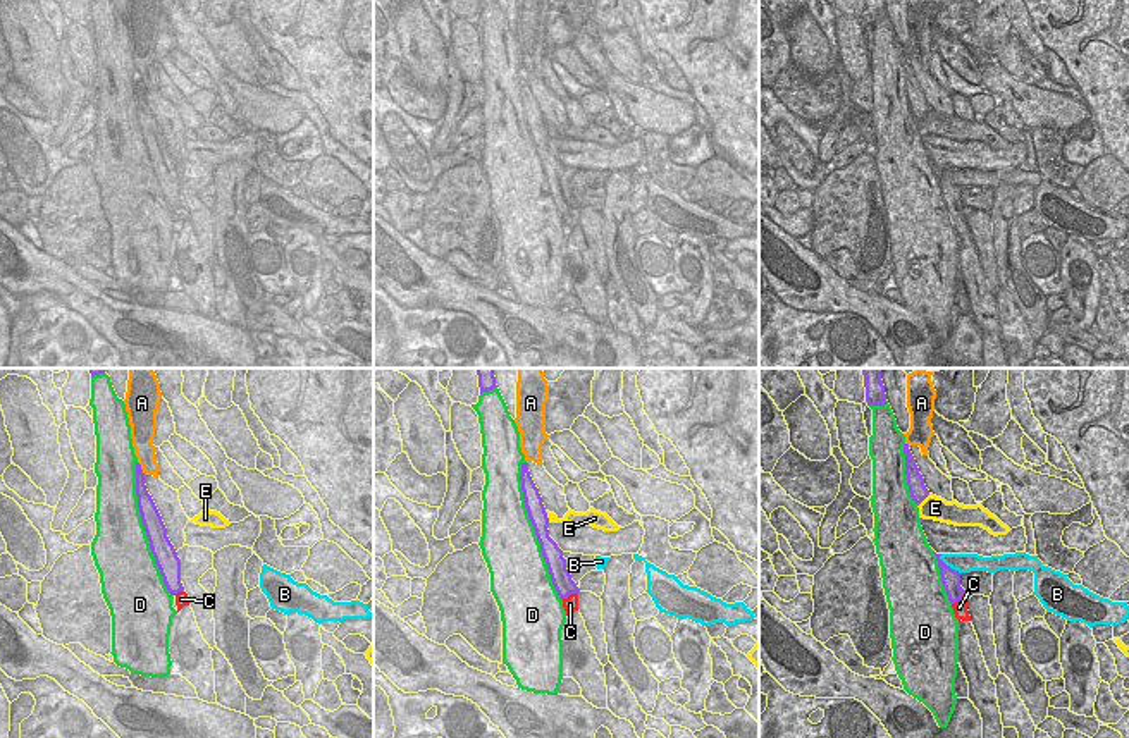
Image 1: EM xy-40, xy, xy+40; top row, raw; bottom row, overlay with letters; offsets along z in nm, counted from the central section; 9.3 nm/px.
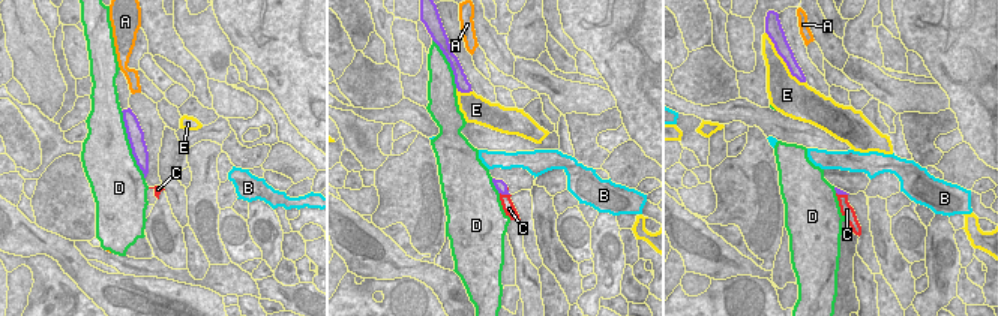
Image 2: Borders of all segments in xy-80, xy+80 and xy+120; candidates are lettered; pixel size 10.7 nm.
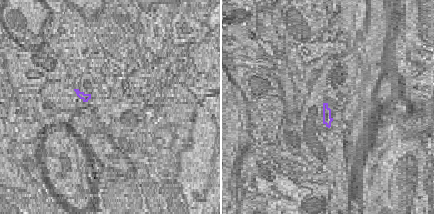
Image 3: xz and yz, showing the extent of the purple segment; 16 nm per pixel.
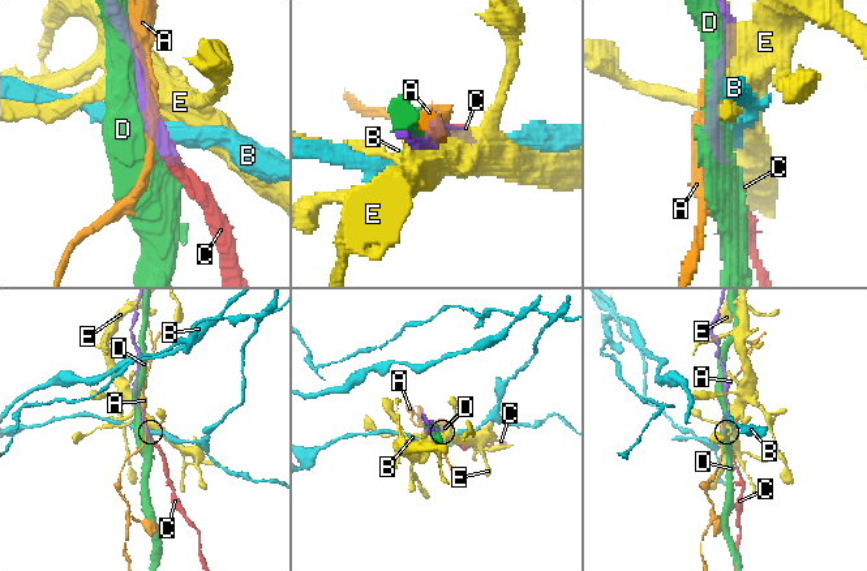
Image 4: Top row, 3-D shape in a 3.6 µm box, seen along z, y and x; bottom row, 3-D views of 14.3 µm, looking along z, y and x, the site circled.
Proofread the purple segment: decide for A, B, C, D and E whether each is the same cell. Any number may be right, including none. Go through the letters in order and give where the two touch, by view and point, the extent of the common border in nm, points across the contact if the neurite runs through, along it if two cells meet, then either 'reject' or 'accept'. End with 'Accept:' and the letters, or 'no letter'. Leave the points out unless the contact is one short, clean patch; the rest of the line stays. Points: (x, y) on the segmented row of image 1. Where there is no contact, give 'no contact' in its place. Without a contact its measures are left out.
A: meets purple in xy-40 at (140, 468); contact 140 nm long; reject
B: meets purple in xy+40 at (949, 566); contact 280 nm long; border along xy+40 (938, 556), (961, 573); reject
C: meets purple in xy at (568, 594); contact 170 nm long; runs through xy (561, 578), (568, 594), (570, 604); accept
D: meets purple in xy at (536, 532); contact 1350 nm long; reject
E: meets purple in xy+40 at (923, 499); contact 170 nm long; reject
Accept: C

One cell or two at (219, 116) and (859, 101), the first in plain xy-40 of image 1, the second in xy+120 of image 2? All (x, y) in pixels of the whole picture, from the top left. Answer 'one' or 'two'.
two

